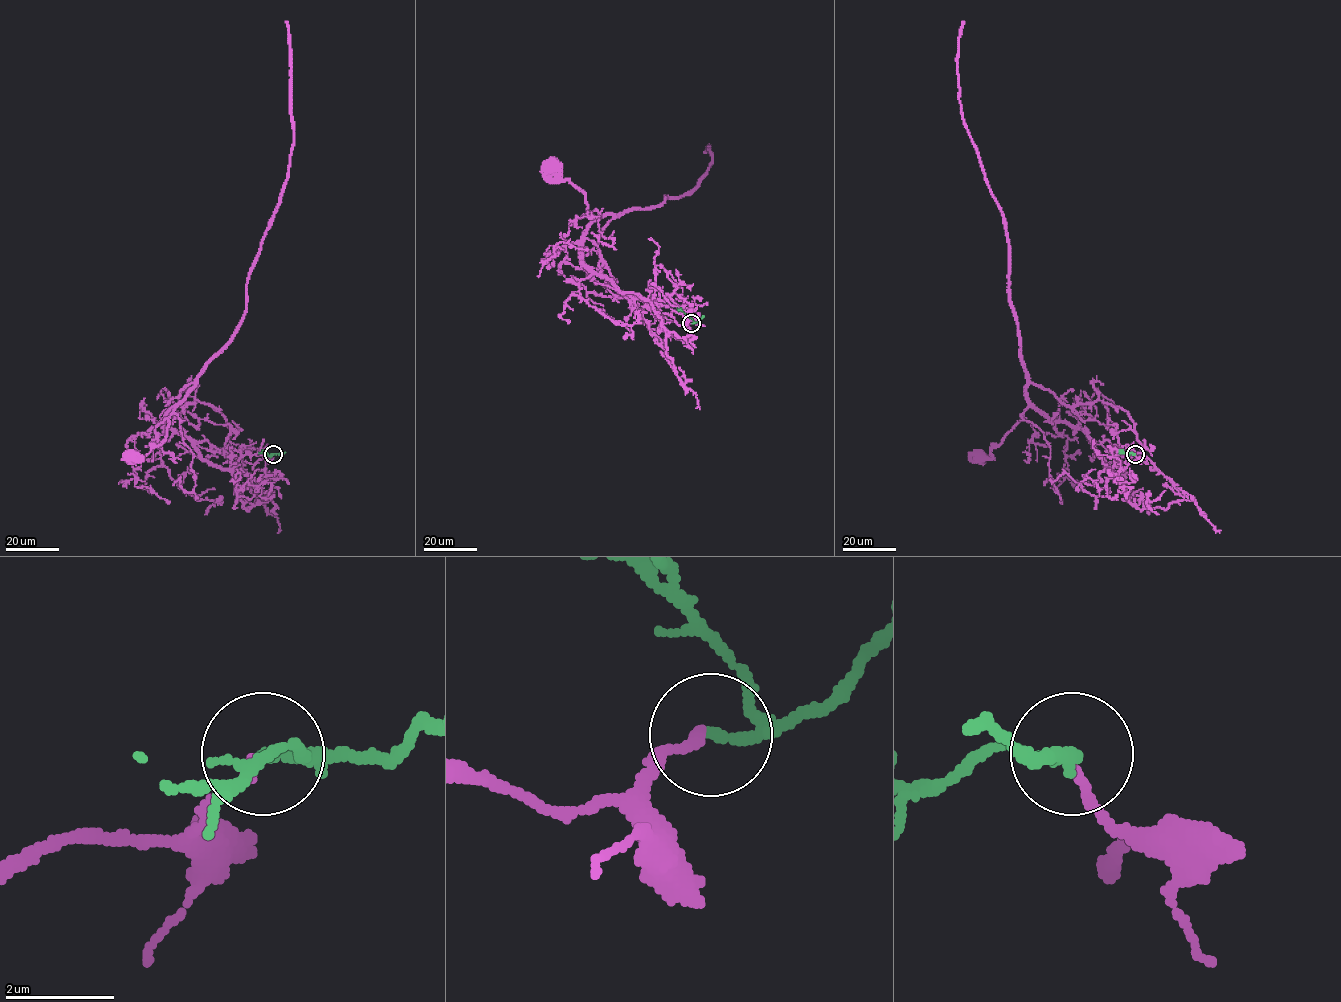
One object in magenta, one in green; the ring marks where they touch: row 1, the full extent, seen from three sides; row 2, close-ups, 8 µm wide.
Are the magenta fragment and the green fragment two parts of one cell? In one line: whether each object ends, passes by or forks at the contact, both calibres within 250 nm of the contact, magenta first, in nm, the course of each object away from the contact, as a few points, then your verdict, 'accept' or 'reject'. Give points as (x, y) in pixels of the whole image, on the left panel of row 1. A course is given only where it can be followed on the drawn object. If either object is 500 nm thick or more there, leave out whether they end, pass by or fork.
magenta ends there; green passes by; 190 nm thick on the magenta side, 170 nm on the other; magenta runs (273, 454), (254, 464), (264, 472), (256, 480), (209, 464), (162, 422), (175, 407), (162, 442), (132, 458); green runs (273, 454), (258, 453); reject

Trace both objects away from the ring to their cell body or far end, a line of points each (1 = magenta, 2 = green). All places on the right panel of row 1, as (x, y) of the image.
1: (1134, 454), (1138, 458), (1114, 480), (1081, 429), (1052, 421), (1030, 407), (991, 451), (991, 458), (978, 458)
2: (1134, 454), (1119, 453)

